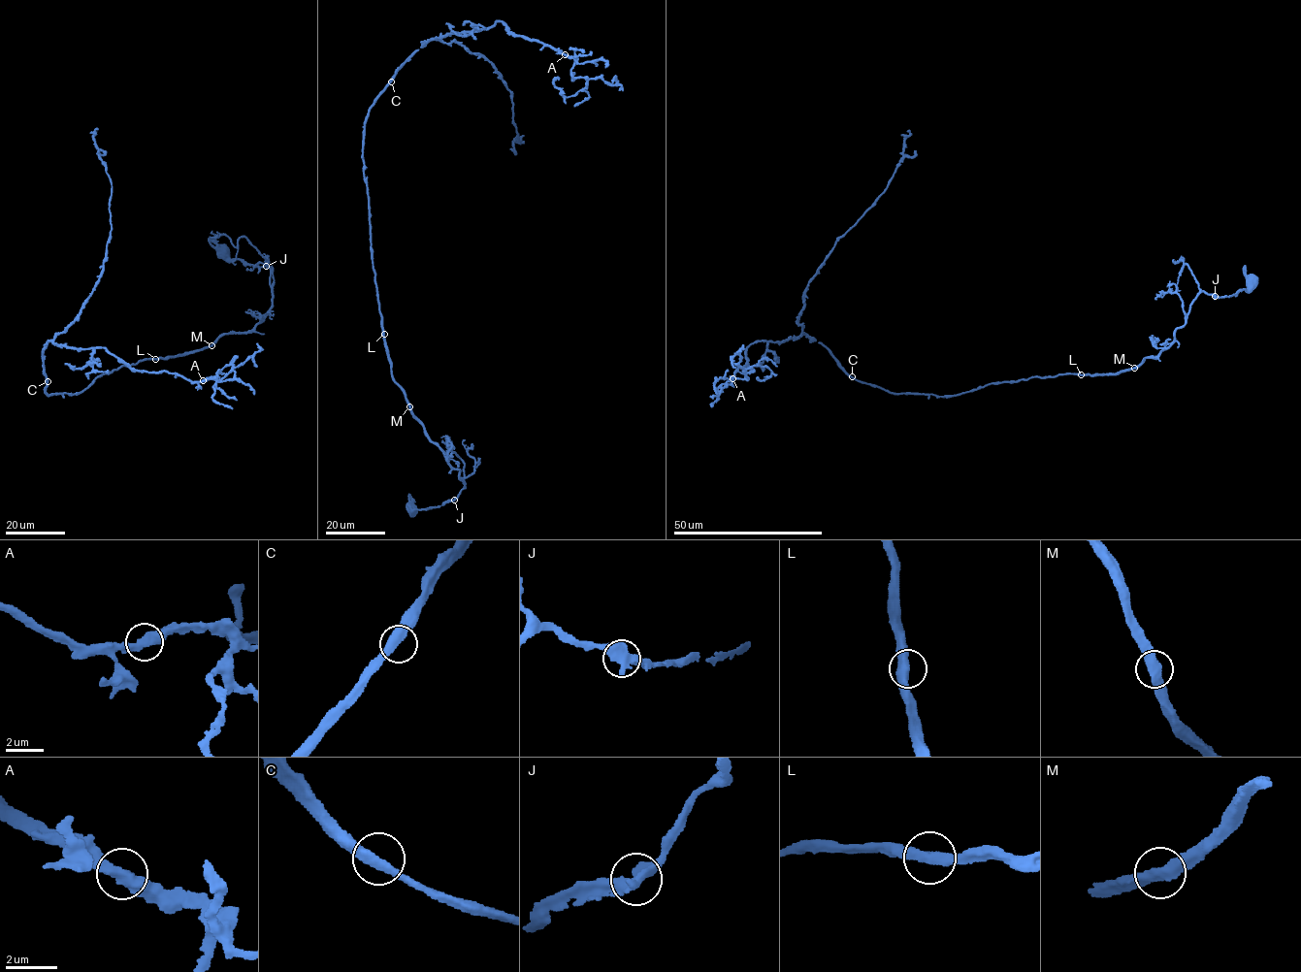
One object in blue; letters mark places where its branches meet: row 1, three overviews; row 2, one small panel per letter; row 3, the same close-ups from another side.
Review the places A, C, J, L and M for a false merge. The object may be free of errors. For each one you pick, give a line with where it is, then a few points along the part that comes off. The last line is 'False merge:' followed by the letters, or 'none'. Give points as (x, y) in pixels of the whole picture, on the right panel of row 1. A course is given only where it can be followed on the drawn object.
False merge: none

